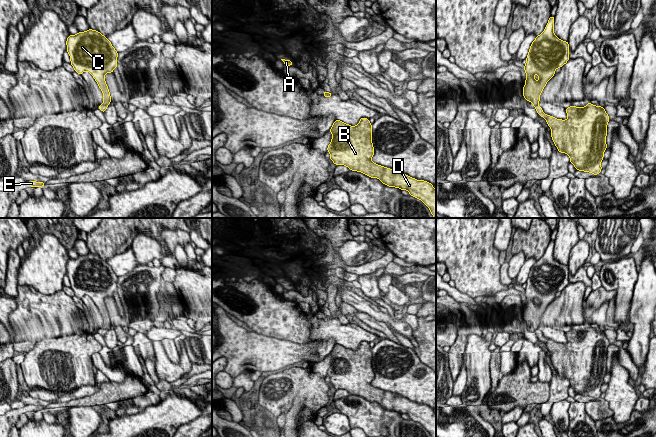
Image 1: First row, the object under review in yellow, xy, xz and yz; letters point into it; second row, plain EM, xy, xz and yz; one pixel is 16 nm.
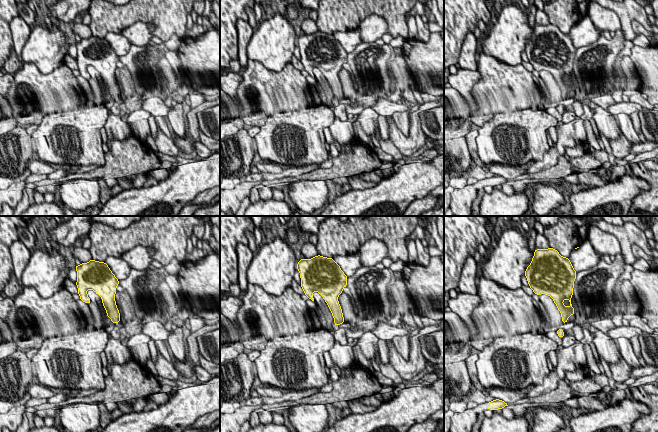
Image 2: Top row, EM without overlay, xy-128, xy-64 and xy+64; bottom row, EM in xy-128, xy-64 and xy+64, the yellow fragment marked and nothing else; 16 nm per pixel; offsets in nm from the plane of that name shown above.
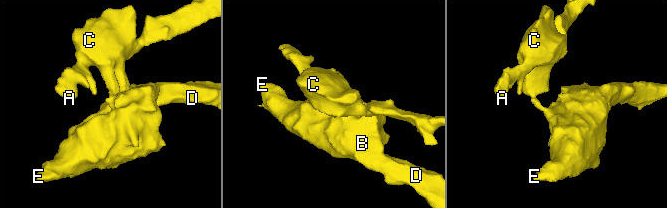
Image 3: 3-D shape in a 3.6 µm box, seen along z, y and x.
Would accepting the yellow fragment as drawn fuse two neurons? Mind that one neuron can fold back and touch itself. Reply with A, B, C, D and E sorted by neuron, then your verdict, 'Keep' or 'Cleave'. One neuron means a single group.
Groups: A C / B D E. Cleave

